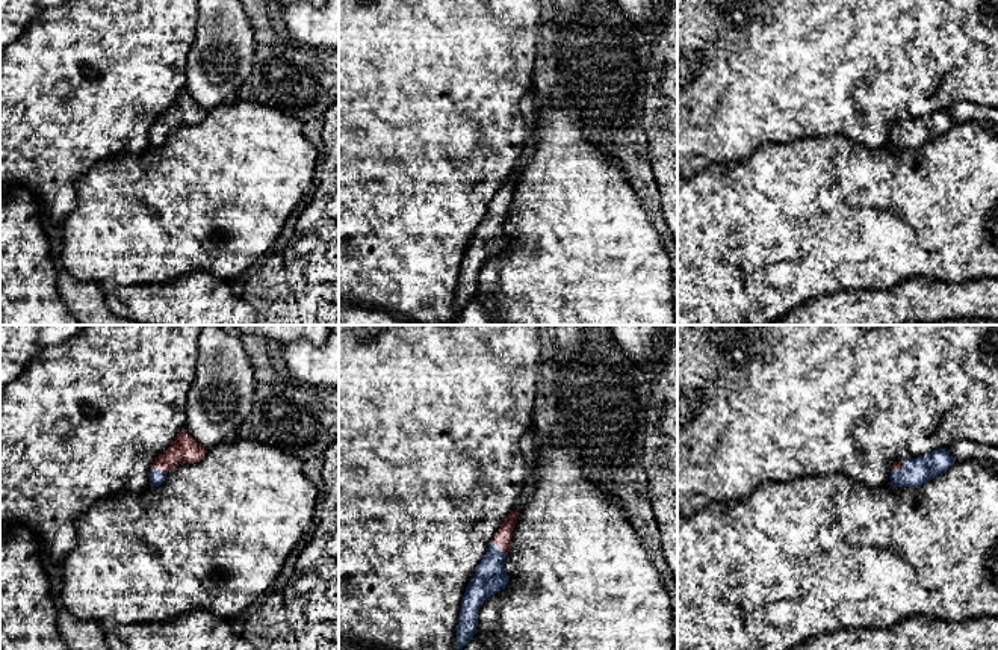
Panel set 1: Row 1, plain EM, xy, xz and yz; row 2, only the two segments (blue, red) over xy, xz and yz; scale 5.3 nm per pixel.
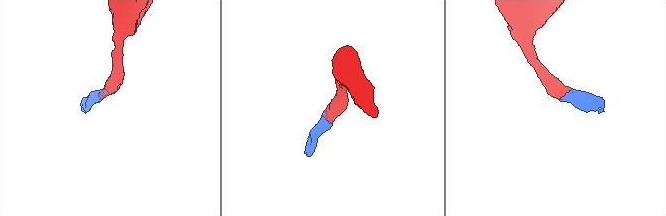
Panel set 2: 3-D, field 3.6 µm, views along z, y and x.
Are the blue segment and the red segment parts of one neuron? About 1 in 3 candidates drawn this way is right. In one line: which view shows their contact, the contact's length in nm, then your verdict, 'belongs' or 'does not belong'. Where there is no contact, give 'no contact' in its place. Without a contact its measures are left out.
contact in xz; length 120 nm; belongs

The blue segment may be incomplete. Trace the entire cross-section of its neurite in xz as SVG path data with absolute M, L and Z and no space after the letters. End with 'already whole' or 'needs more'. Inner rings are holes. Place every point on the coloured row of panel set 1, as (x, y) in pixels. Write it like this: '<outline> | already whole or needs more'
M519 508L511 511L497 532L493 535L490 546L475 570L470 583L461 600L461 609L457 626L457 650L475 636L478 626L478 612L484 602L504 590L510 583L504 564L510 552L511 537L519 518Z | needs more

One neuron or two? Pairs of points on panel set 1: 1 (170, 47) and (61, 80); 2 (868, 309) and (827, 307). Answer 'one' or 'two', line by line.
1: one
2: one

